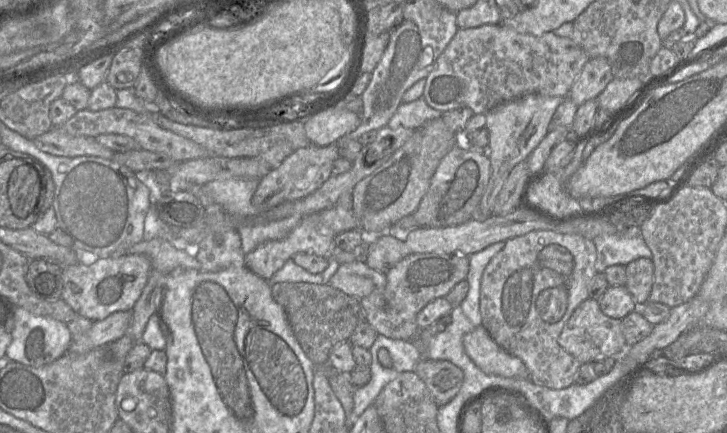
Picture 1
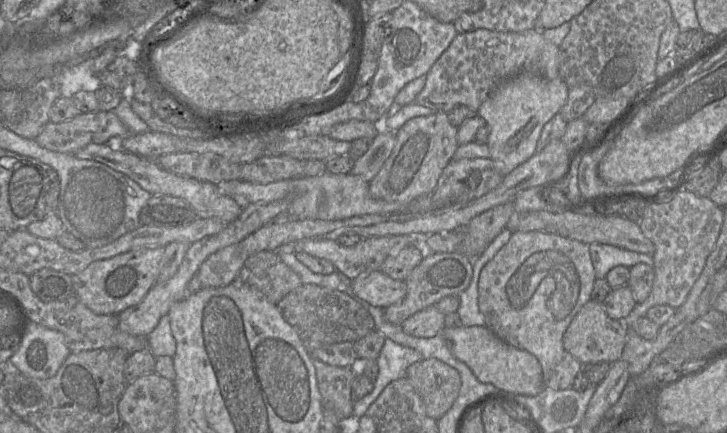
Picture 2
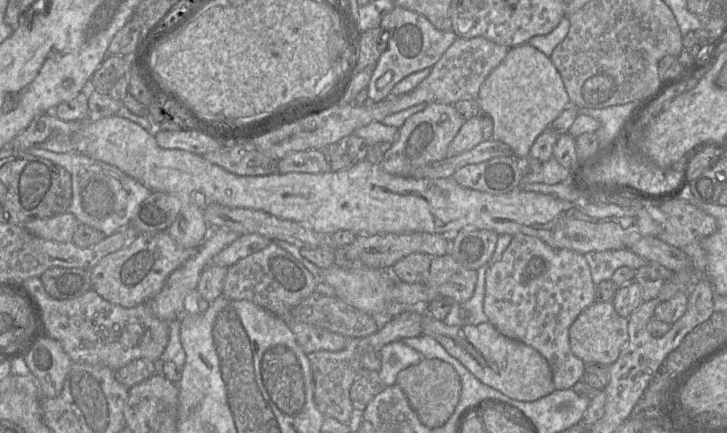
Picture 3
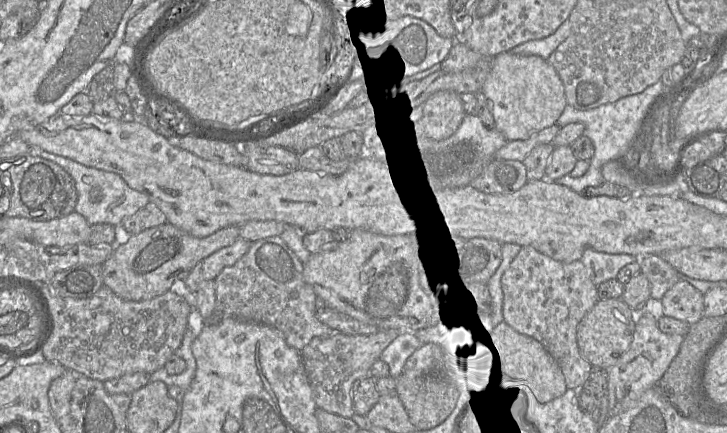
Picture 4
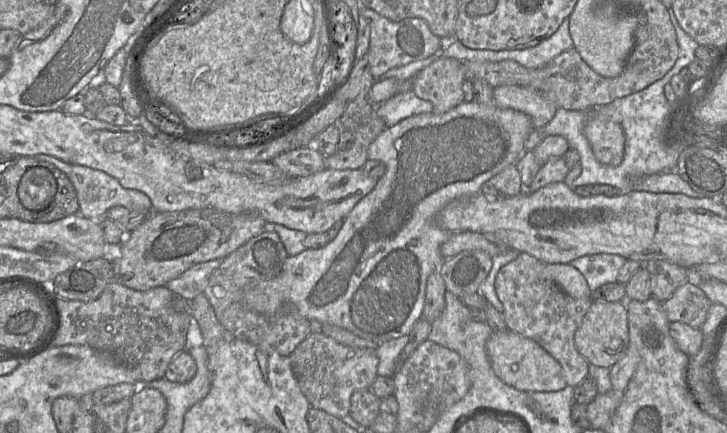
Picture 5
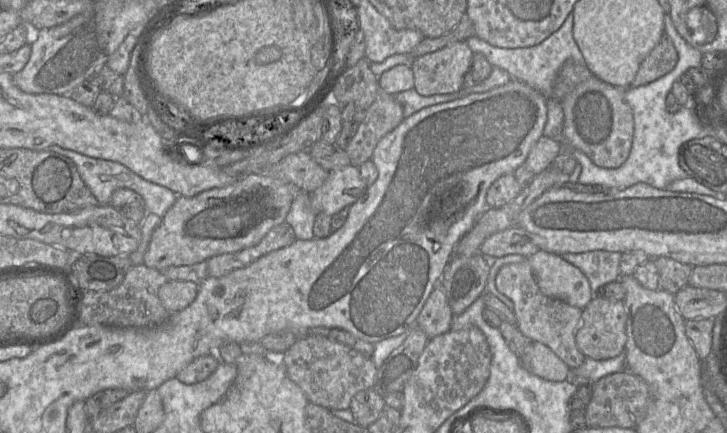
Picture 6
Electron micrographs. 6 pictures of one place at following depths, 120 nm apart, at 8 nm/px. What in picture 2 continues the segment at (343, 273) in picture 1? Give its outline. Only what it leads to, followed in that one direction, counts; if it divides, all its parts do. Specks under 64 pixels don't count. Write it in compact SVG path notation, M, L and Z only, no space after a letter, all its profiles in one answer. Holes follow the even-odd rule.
M380 270L361 273L350 281L349 287L360 301L381 308L401 302L407 291L405 281L395 280Z

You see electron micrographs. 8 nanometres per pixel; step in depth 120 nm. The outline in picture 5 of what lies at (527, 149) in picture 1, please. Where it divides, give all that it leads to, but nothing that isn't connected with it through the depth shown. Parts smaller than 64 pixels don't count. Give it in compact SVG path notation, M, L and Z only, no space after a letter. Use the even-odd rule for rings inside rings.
M516 85L493 87L494 103L502 109L513 109L528 115L534 130L542 130L552 120L558 107L539 92Z

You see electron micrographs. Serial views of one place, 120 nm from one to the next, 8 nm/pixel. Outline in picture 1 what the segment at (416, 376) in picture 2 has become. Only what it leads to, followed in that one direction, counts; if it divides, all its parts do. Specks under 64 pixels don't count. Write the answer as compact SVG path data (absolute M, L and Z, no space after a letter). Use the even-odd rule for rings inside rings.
M420 359L414 372L425 383L438 407L449 403L464 381L462 369L447 360Z

